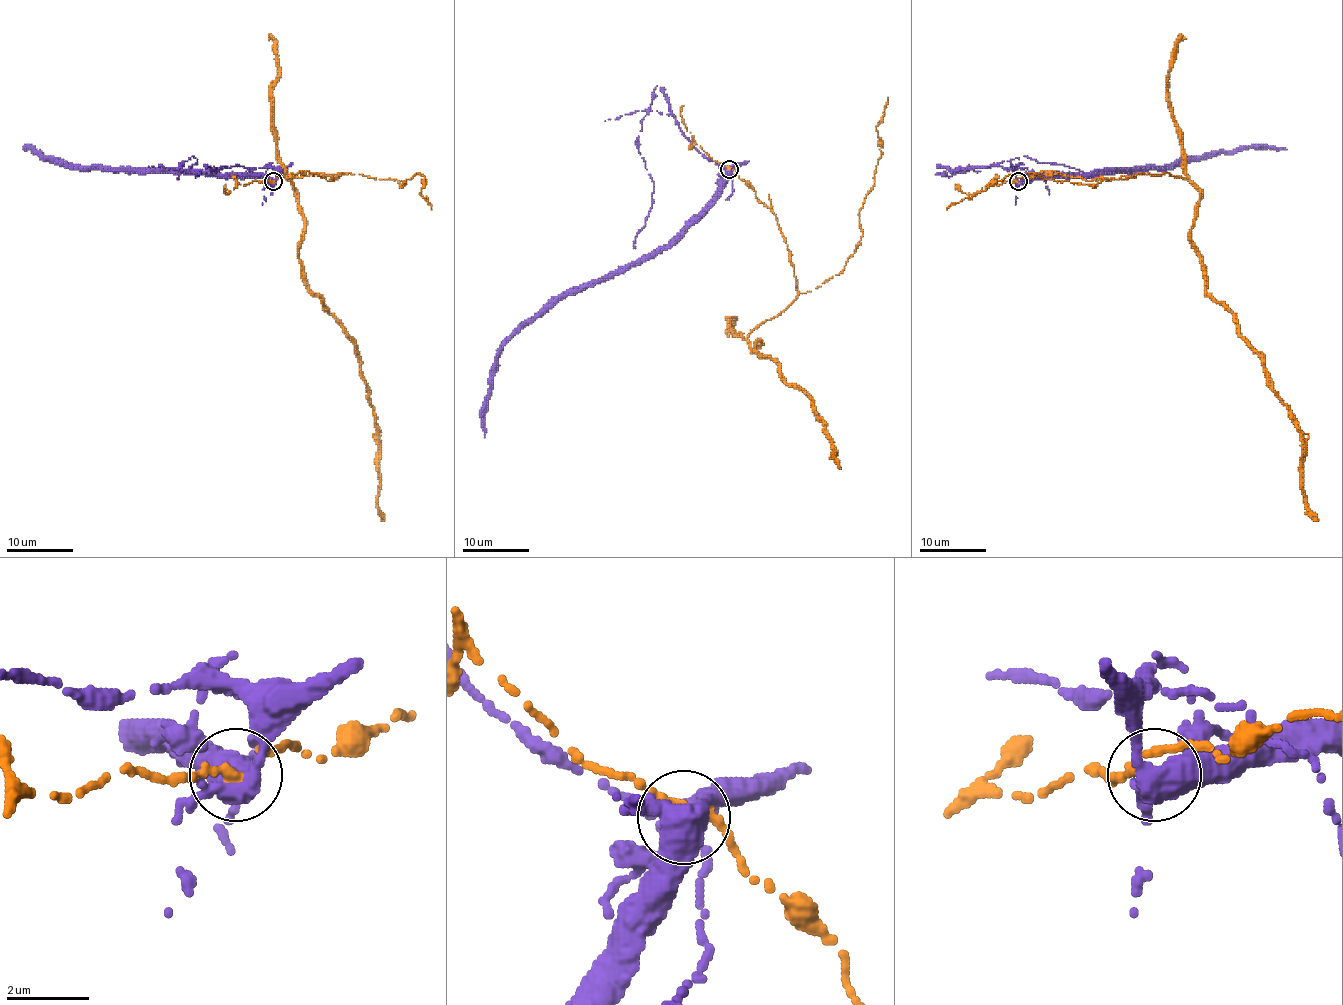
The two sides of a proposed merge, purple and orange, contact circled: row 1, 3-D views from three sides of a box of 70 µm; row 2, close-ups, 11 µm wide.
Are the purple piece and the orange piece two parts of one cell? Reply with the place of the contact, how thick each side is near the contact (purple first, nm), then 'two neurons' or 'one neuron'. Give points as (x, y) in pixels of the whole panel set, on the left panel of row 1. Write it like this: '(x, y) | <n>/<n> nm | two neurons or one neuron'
(273, 181) | 440/200 nm | two neurons

